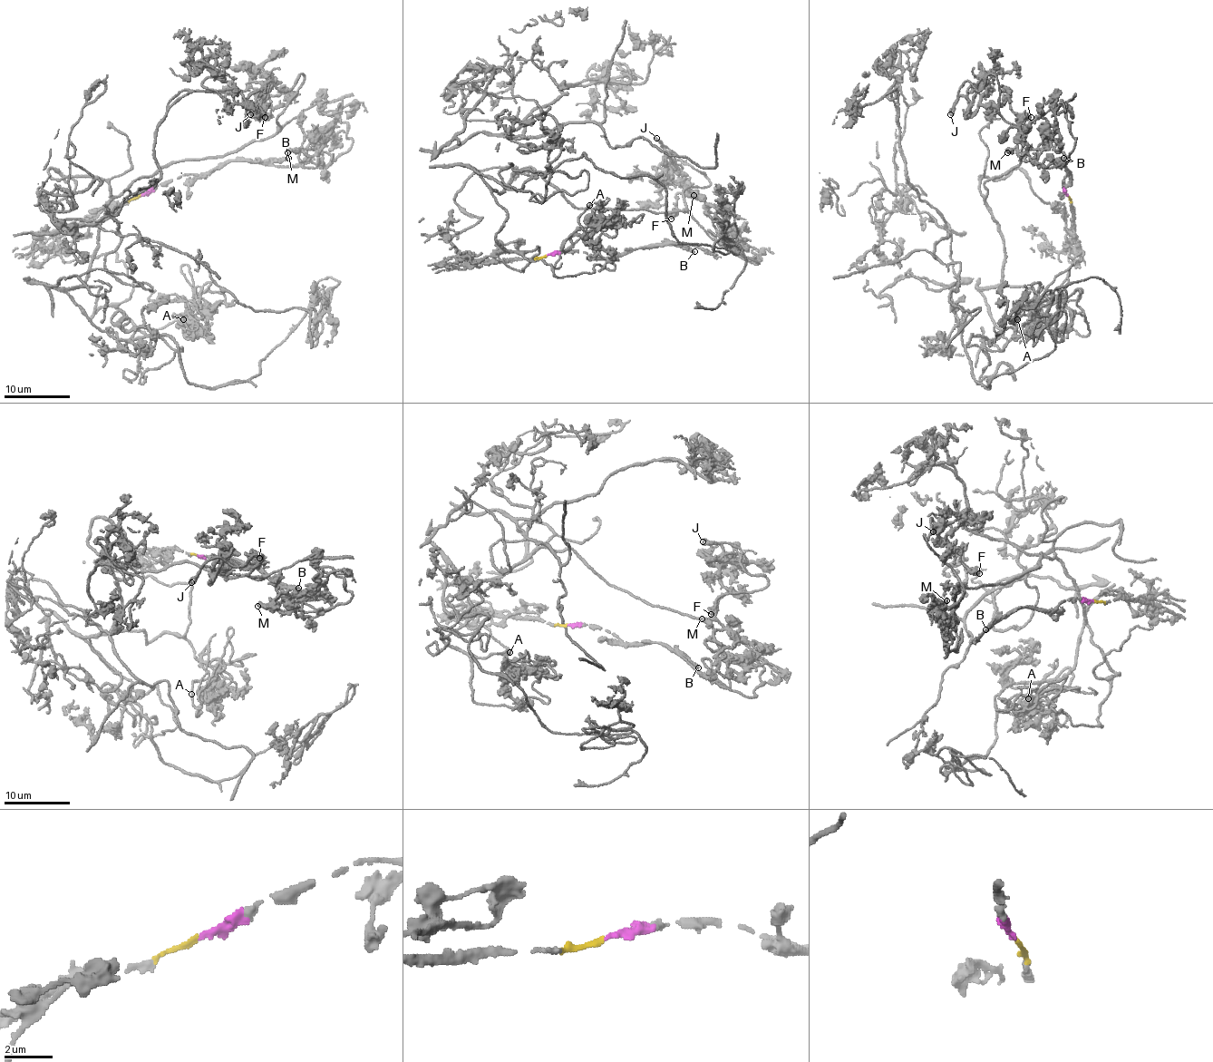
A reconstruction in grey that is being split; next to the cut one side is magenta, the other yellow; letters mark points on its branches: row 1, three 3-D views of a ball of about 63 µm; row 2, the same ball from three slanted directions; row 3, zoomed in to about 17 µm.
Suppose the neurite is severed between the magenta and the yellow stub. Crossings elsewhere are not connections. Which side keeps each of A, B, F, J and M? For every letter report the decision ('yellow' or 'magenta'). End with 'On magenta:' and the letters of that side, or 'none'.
A: yellow
B: magenta
F: yellow
J: yellow
M: yellow
On magenta: B

